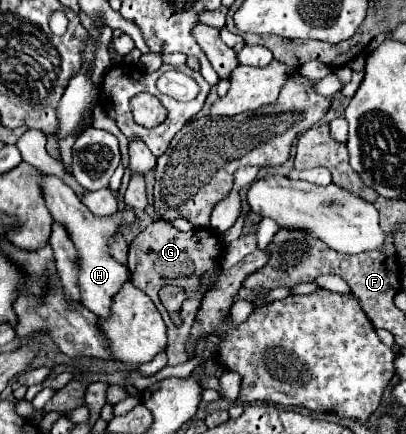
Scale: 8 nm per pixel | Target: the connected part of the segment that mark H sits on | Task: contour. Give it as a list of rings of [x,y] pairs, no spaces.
[[[47,175],[43,179],[43,197],[45,203],[53,215],[53,219],[57,223],[63,223],[63,227],[67,227],[67,233],[71,233],[71,239],[75,243],[75,251],[77,251],[77,265],[79,265],[79,275],[77,275],[77,283],[79,283],[79,291],[81,291],[81,303],[93,311],[99,317],[107,317],[109,315],[109,303],[111,297],[121,289],[121,285],[125,281],[129,281],[127,269],[117,263],[109,253],[109,239],[121,231],[127,225],[133,225],[137,221],[137,215],[129,209],[119,209],[115,215],[107,215],[107,217],[95,217],[91,215],[91,211],[87,211],[87,207],[77,199],[77,195],[73,193],[71,187],[67,187],[59,177]]]

